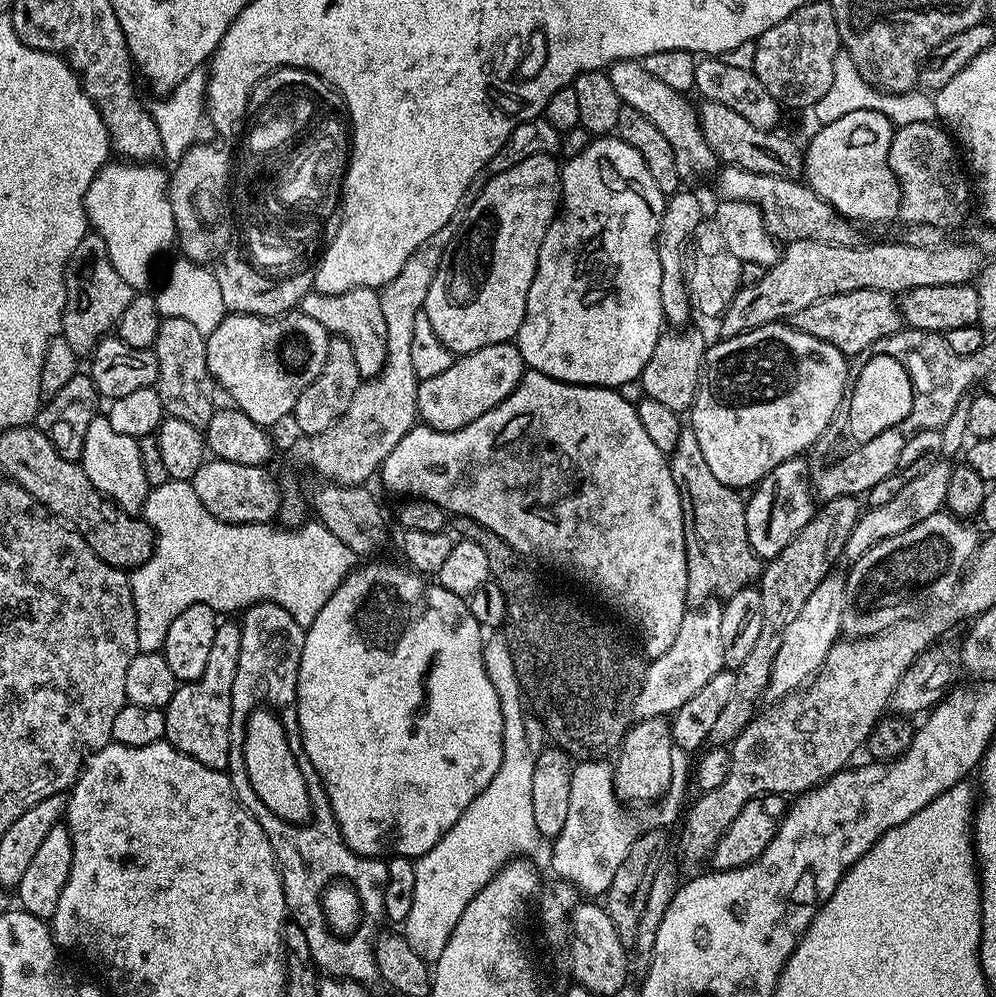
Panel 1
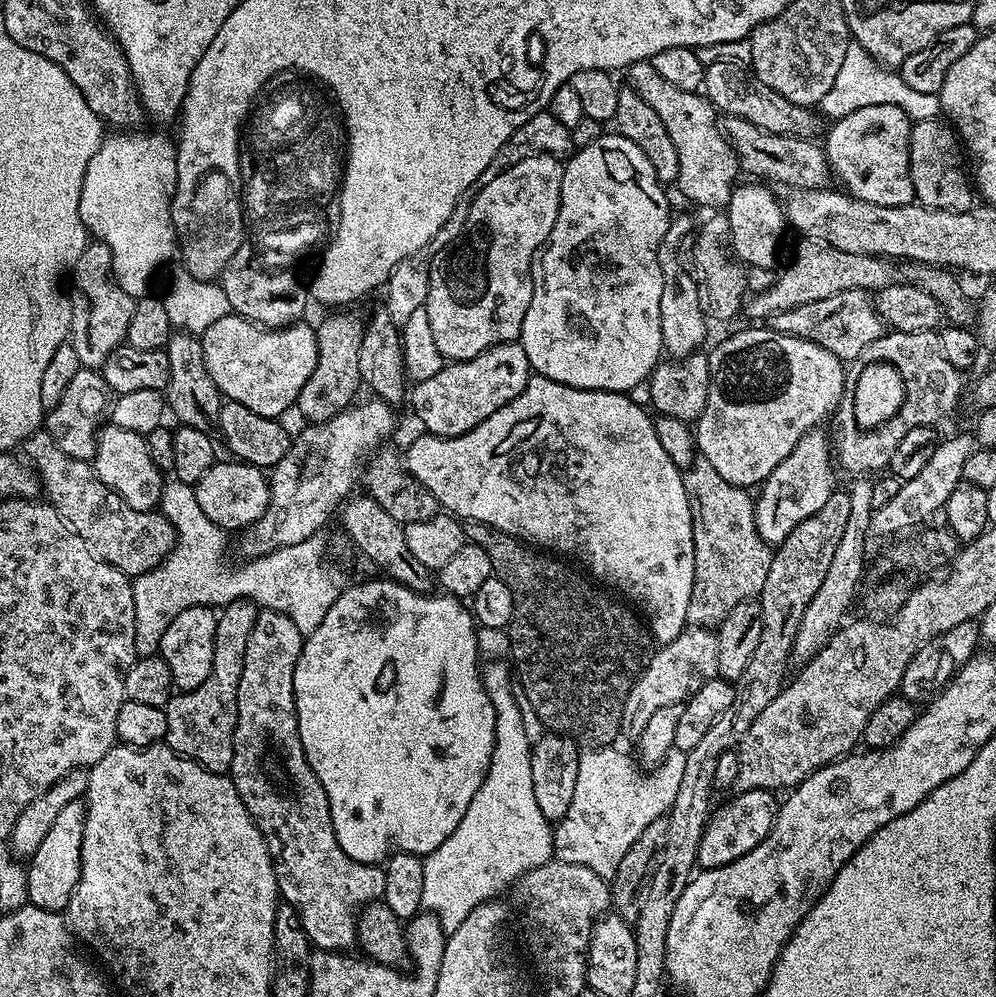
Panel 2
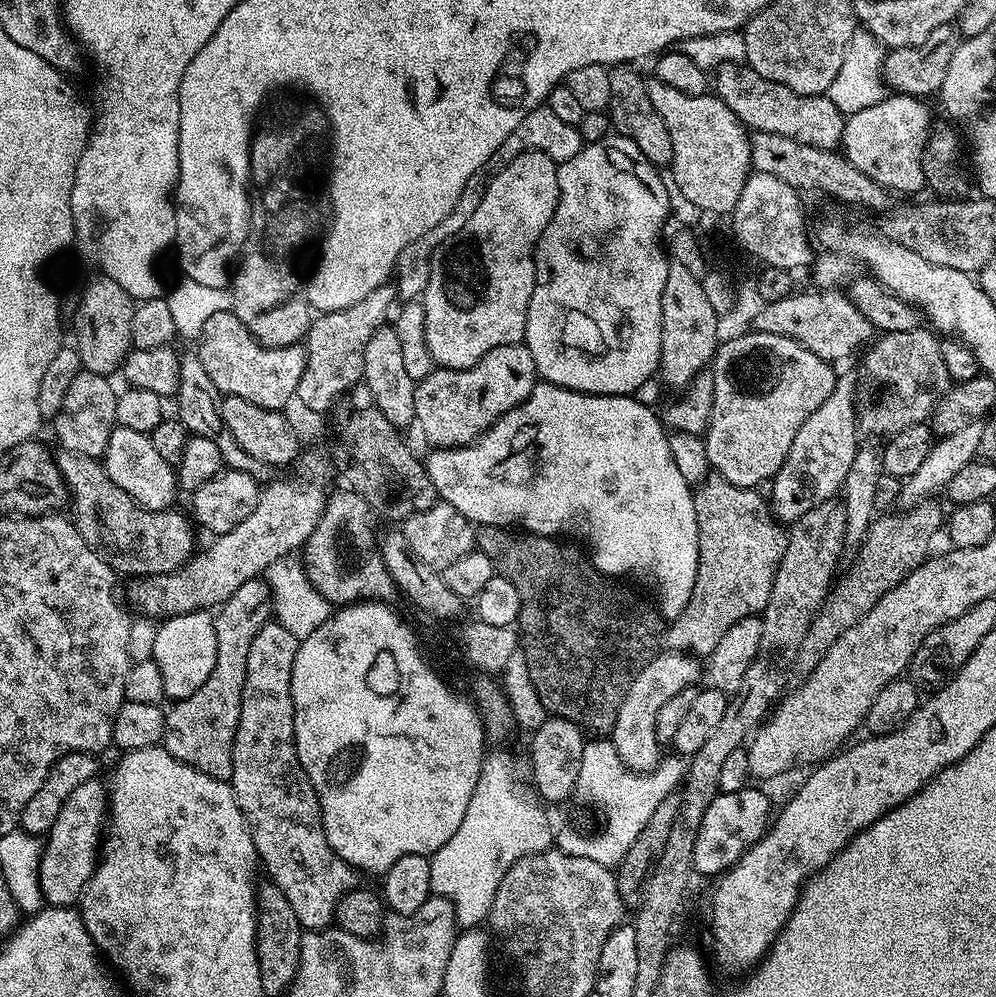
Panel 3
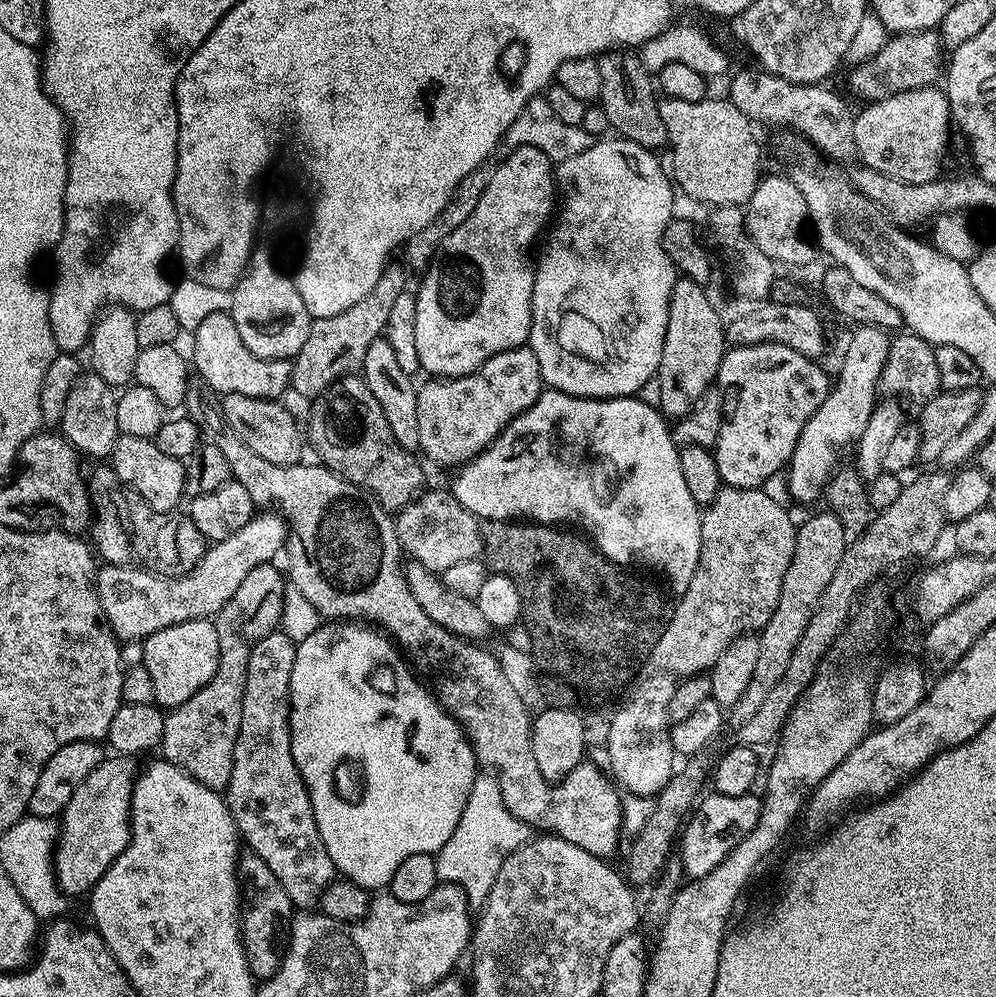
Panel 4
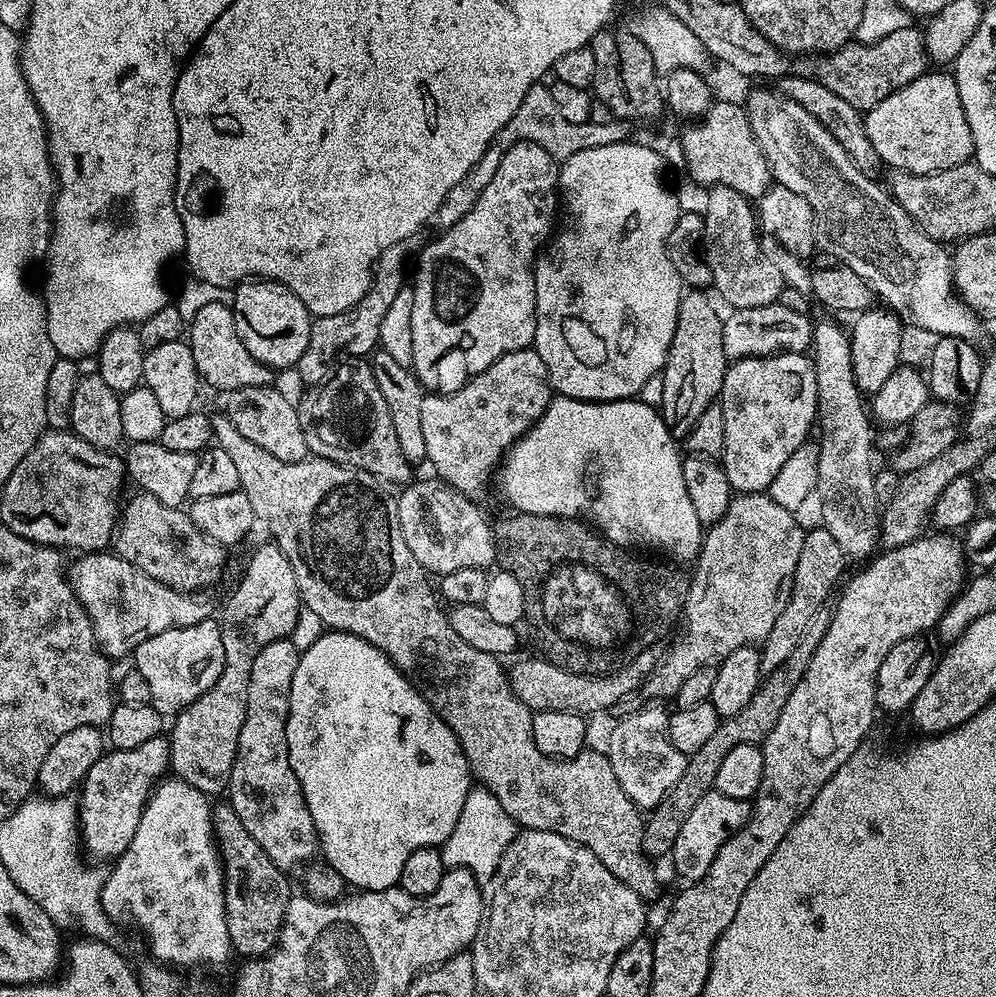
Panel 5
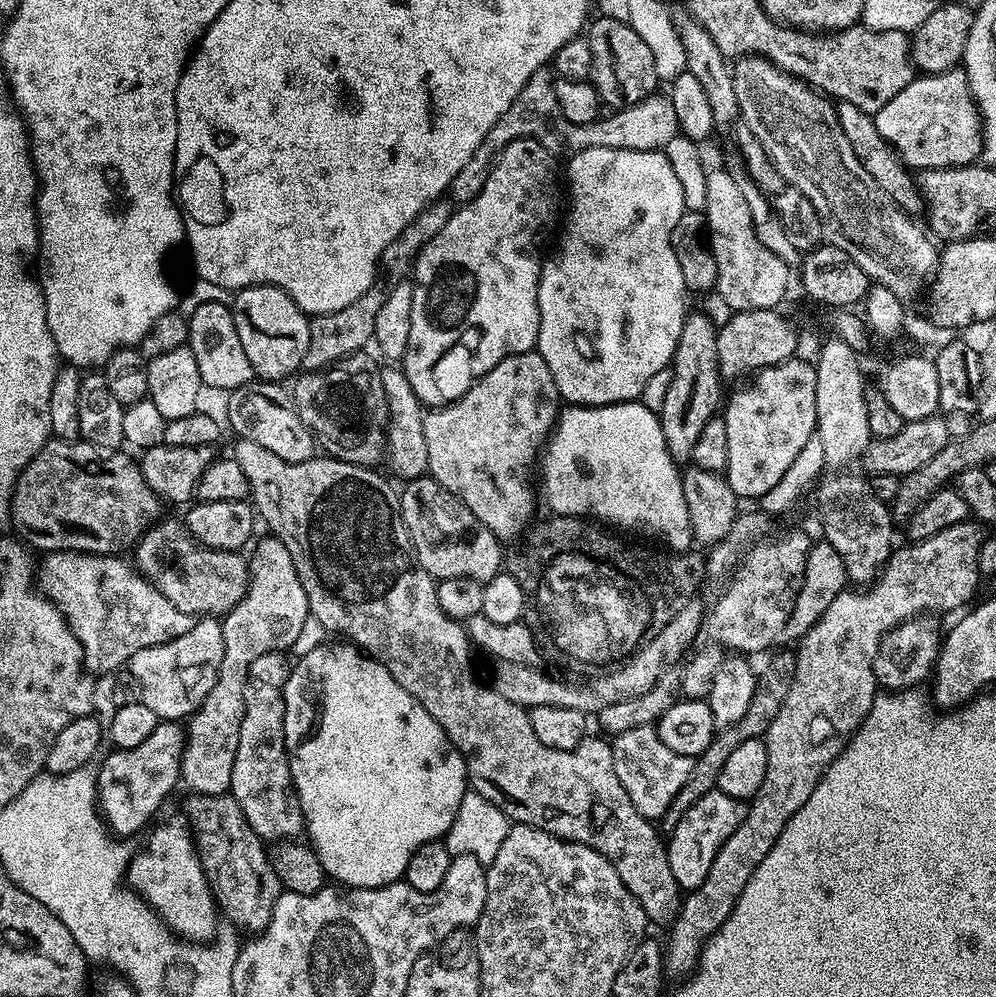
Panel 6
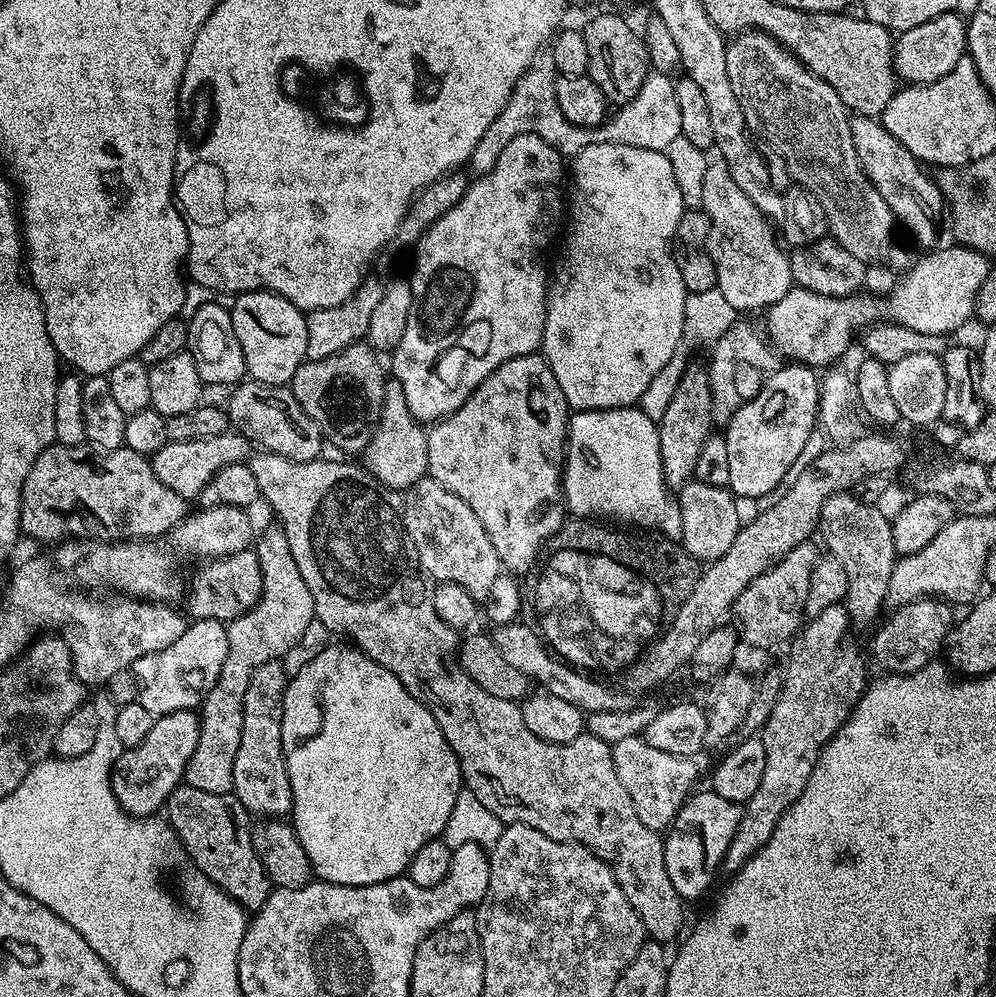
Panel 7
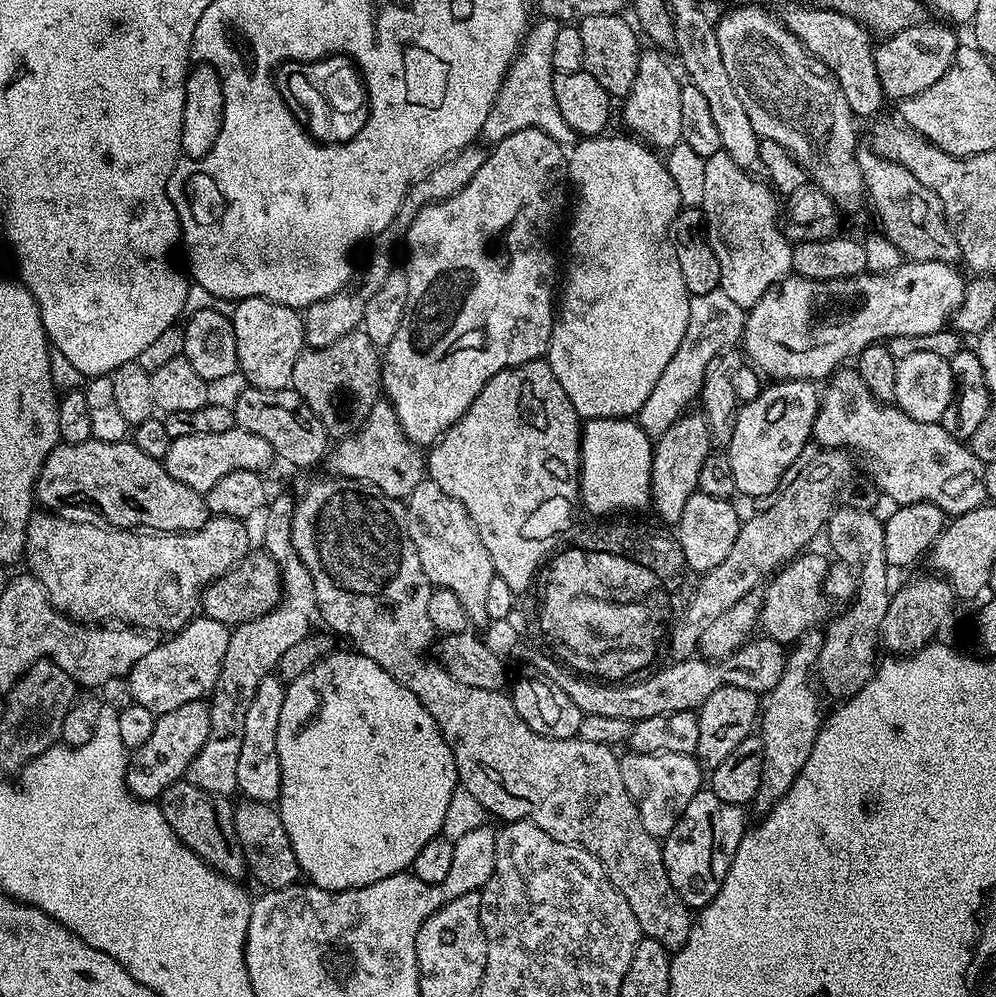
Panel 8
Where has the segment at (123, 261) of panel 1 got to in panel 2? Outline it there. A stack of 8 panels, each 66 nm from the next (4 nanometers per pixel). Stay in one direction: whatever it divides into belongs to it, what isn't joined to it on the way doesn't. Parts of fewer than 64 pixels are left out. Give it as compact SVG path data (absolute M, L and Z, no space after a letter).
M124 130L119 134L105 135L100 142L100 149L90 158L90 166L86 166L86 178L82 178L82 198L80 199L80 217L84 225L88 227L89 233L99 243L105 244L112 252L112 272L116 283L126 290L134 298L149 295L152 284L152 275L156 272L156 267L167 258L168 255L177 251L176 227L172 221L172 195L176 192L176 144L168 136L163 136L160 132L136 132L137 130Z

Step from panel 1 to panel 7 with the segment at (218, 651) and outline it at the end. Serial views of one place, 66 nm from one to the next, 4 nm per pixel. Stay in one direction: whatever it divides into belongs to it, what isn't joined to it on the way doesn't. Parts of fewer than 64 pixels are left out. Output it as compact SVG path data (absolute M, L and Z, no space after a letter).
M272 522L269 528L264 528L261 532L259 529L258 535L254 540L254 551L258 562L262 566L262 594L258 598L258 602L249 612L242 614L238 618L227 621L228 653L226 654L226 662L222 662L222 674L218 674L218 682L214 682L210 694L205 698L202 707L199 709L200 733L198 734L198 746L194 746L194 754L190 758L190 762L184 771L183 783L189 784L190 786L198 786L198 790L206 790L210 794L226 794L227 792L232 792L232 783L234 782L234 758L238 754L238 742L242 742L242 714L244 713L244 703L246 702L246 686L250 686L254 670L258 670L258 666L262 666L266 662L284 658L284 655L286 655L291 648L295 649L300 643L302 634L306 634L310 622L316 619L314 598L310 598L310 589L307 588L306 582L302 582L302 574L298 574L298 562L294 562L294 554L290 554L290 542L286 542L286 534L280 529L279 523Z

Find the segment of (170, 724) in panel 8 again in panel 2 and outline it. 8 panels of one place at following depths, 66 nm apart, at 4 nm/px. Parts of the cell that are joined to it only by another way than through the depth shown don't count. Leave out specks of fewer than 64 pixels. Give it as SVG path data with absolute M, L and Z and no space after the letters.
M79 799L67 804L57 814L50 830L46 833L42 846L38 846L36 853L27 861L28 903L51 912L63 913L67 909L68 900L80 877L80 843L83 833L84 801Z

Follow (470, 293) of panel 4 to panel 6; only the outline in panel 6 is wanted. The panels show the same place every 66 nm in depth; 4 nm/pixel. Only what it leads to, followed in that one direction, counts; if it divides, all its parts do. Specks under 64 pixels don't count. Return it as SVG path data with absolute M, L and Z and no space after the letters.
M515 140L500 149L495 157L494 163L488 169L486 186L469 204L459 205L453 211L450 222L426 242L426 246L414 258L414 310L410 310L410 342L406 346L406 354L402 361L402 367L406 378L410 378L410 386L414 386L414 394L421 402L421 405L429 409L442 408L446 404L453 404L463 396L466 390L470 390L474 378L485 376L502 358L530 352L536 348L538 338L538 326L540 315L538 314L538 282L540 281L540 243L544 235L552 228L556 220L556 163L557 157L546 150L537 140Z

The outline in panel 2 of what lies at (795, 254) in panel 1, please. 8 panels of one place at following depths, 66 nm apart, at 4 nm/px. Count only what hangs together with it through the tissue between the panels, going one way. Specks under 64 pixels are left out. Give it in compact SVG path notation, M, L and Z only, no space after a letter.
M800 242L792 265L765 292L747 301L746 312L756 319L753 321L764 322L782 310L806 306L806 302L818 302L818 298L830 298L830 294L838 294L842 290L879 290L897 283L895 266L891 259L882 256L850 254L846 250L830 248L827 244Z

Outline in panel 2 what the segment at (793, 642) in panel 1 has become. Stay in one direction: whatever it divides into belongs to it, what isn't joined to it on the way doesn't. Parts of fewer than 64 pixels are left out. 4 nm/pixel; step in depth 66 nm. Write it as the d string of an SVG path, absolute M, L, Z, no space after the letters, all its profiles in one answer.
M856 478L852 488L847 489L850 498L850 519L846 522L846 534L842 534L842 542L838 542L838 551L834 553L834 558L830 561L830 571L826 573L826 578L822 586L818 586L818 594L806 606L806 614L802 614L802 622L798 626L798 634L794 638L792 647L792 660L807 662L815 656L820 647L826 643L837 628L841 627L845 619L844 611L848 608L848 603L852 600L852 595L857 595L862 581L866 576L866 564L864 568L864 539L869 539L872 527L872 499L874 490L873 481L862 480L866 478Z

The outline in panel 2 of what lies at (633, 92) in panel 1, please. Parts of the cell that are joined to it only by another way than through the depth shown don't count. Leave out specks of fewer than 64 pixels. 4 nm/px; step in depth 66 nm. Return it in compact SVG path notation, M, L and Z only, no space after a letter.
M651 60L634 62L626 69L628 76L627 83L642 98L642 102L647 102L654 109L654 114L662 118L662 126L666 126L666 134L674 141L674 150L678 150L678 189L688 200L693 200L696 204L701 204L705 210L720 210L727 207L729 198L735 185L736 176L739 177L739 164L736 152L725 139L721 130L716 107L709 102L707 96L700 92L687 92L678 90L678 86L670 86L670 82L664 81L656 73Z

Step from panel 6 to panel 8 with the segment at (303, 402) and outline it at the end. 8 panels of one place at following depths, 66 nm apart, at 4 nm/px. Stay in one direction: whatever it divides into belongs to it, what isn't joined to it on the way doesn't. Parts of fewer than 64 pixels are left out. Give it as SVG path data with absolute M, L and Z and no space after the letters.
M357 330L350 334L342 334L342 338L338 338L336 342L330 342L330 346L308 348L301 352L298 362L294 362L290 387L306 402L306 406L310 406L310 410L314 410L314 414L322 422L329 437L343 438L352 435L363 426L372 407L377 400L381 399L381 363L381 353L370 342L370 338L366 338L363 330Z

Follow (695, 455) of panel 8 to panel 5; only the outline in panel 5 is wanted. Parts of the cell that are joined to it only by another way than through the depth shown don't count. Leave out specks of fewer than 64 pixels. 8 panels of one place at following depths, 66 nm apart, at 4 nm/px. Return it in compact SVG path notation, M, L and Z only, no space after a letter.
M688 290L681 295L674 338L662 369L664 385L658 411L669 432L677 438L687 436L706 409L717 403L730 363L726 350L722 350L721 313L716 313L715 306L704 296L707 295L700 290Z

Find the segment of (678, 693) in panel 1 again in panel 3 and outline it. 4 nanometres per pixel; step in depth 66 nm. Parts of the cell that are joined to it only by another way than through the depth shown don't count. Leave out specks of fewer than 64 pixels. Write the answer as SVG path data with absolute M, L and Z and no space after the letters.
M680 650L661 651L637 674L630 690L626 690L626 698L622 698L619 704L618 718L610 733L614 749L626 767L636 772L650 772L659 763L662 757L662 741L656 737L658 710L665 702L670 702L670 698L674 698L678 690L693 687L699 676L701 679L701 661L695 655L685 654Z

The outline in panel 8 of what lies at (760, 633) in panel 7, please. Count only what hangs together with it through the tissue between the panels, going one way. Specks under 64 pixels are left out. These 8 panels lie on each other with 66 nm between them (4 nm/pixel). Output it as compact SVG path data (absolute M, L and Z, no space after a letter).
M805 551L789 560L767 581L762 592L758 621L762 632L764 628L763 635L767 639L777 640L780 644L787 645L799 640L804 632L820 626L816 624L823 625L829 619L830 601L824 594L824 579L828 573L830 560L829 557L819 556L812 551Z

